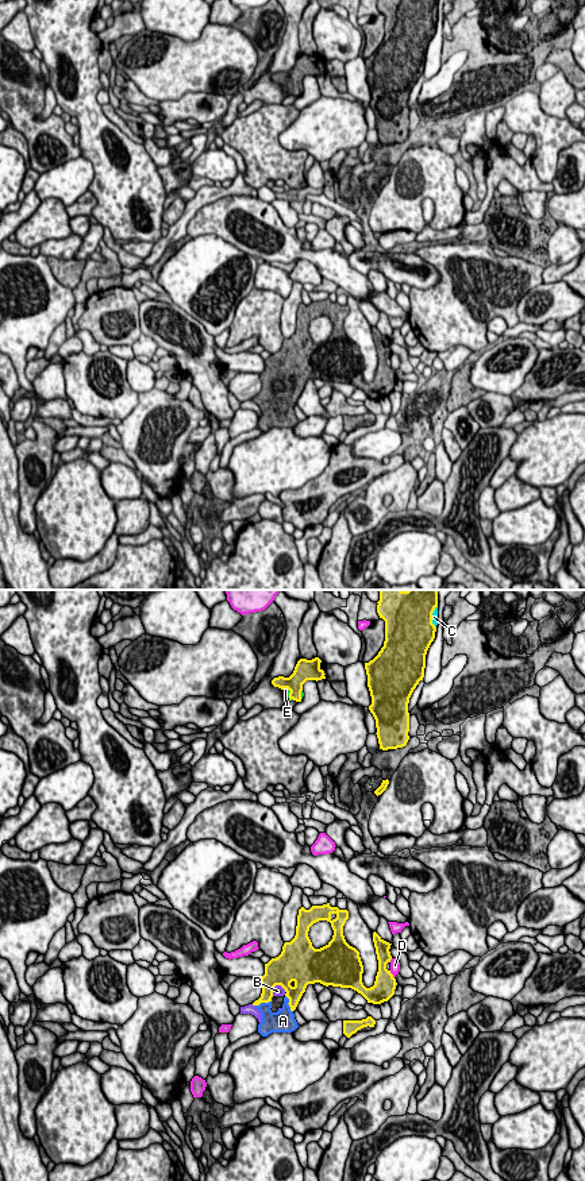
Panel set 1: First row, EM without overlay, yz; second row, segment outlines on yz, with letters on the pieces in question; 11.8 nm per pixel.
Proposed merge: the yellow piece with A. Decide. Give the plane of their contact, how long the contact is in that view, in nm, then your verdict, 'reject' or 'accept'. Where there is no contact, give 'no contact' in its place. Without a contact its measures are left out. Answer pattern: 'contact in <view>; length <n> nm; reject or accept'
contact in yz; length 220 nm; accept

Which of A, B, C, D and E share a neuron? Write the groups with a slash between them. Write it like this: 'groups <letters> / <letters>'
groups A C E / B / D

